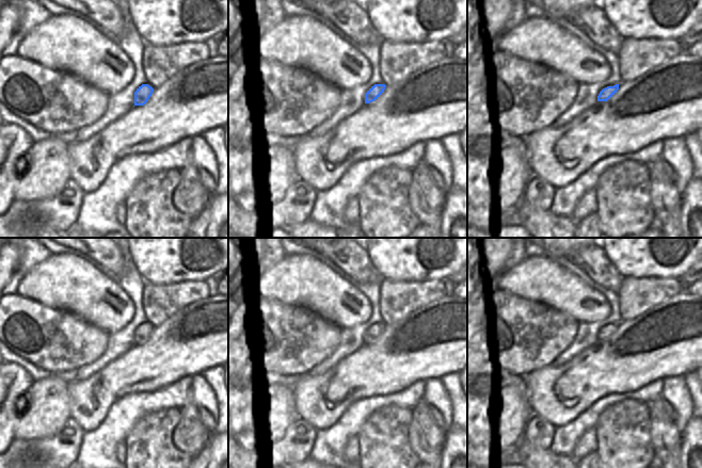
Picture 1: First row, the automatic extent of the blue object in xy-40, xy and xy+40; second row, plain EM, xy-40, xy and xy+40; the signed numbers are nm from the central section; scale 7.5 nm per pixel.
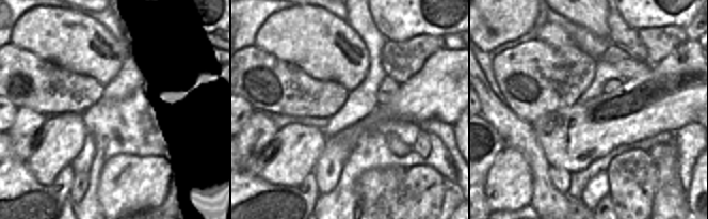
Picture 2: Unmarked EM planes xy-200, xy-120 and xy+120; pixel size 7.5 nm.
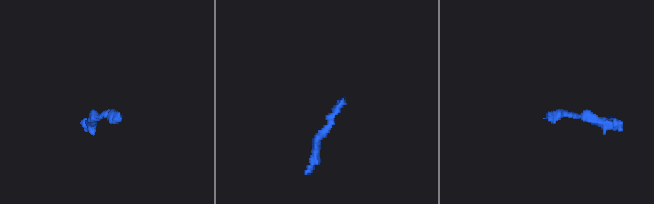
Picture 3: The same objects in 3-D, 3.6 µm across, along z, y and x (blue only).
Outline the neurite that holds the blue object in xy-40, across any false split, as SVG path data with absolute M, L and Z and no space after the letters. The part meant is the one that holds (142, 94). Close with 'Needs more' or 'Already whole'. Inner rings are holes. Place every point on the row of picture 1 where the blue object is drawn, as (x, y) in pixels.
M142 84L134 92L134 106L144 106L151 96L154 88L148 84Z. Already whole

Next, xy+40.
M619 84L603 88L597 96L597 101L607 101L617 93L618 90L619 90Z. Already whole

